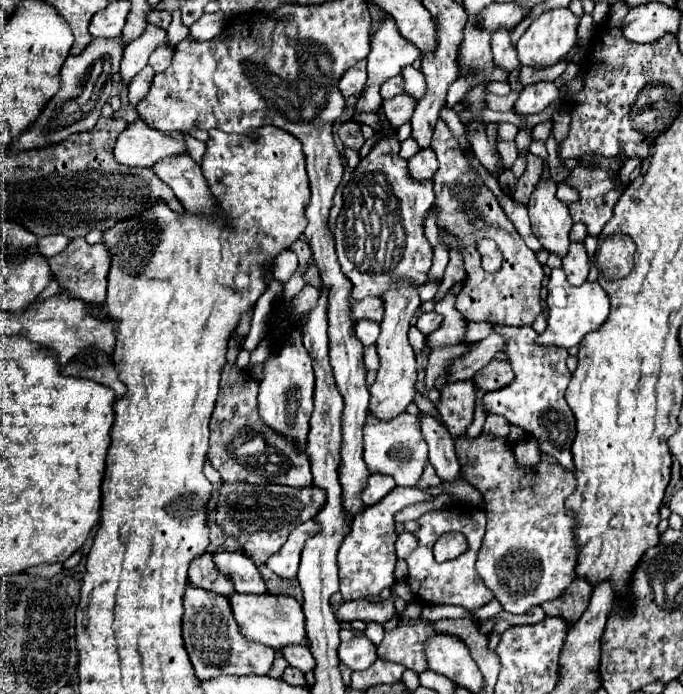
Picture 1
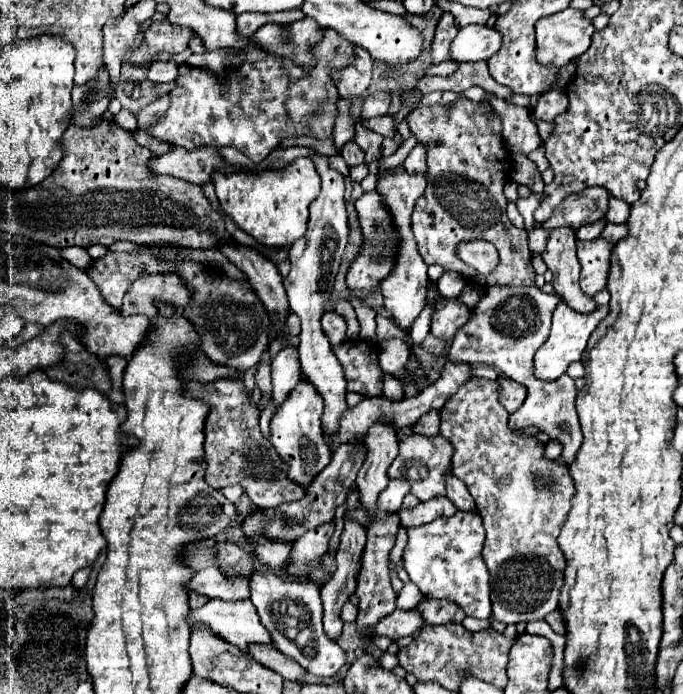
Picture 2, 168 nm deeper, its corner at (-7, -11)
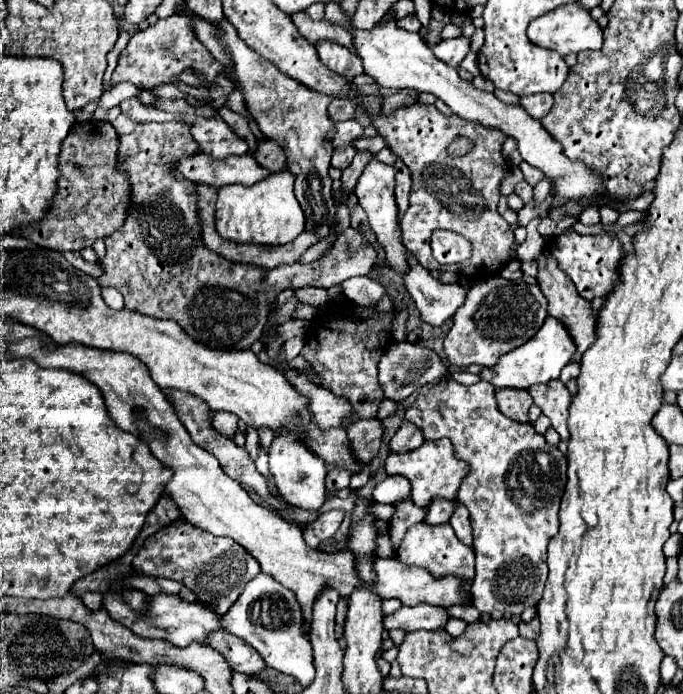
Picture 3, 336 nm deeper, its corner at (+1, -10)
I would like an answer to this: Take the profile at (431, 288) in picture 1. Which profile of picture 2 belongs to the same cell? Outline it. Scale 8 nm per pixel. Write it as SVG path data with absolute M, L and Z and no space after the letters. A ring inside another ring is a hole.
M453 271L451 273L443 273L441 279L437 281L437 287L439 287L441 295L447 297L447 299L457 297L465 289L465 285L467 285L465 277L459 275L459 273L453 273Z

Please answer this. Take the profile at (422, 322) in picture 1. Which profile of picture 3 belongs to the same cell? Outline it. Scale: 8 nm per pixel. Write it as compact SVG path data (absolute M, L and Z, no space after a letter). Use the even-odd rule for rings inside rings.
M409 254L409 266L411 270L405 276L405 286L421 312L423 322L441 326L465 302L469 288L463 284L441 284L423 266L417 266L413 254Z

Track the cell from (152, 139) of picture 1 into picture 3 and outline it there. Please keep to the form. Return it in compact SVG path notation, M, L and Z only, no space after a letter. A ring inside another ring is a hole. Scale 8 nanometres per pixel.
M199 152L193 156L183 156L177 162L177 170L195 184L207 184L215 188L227 184L253 186L255 182L269 176L269 170L261 168L249 154L231 156L227 160L215 160Z

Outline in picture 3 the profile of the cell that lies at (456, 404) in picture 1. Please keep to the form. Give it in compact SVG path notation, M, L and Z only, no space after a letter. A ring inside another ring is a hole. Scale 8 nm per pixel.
M405 422L401 424L401 428L395 432L395 436L391 438L391 452L407 452L407 450L415 450L425 442L423 434L419 434L419 428L413 422Z

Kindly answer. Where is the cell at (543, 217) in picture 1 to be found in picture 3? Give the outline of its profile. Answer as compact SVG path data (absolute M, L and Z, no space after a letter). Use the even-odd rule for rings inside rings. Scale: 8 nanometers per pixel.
M539 256L537 266L539 266L537 282L539 282L539 288L549 302L547 312L549 312L549 316L561 320L569 328L569 332L577 344L577 354L575 354L573 362L581 362L583 352L595 342L595 310L591 308L591 302L587 302L585 298L579 296L579 292L575 290L575 284L563 274L563 270L559 270L559 264L553 258Z

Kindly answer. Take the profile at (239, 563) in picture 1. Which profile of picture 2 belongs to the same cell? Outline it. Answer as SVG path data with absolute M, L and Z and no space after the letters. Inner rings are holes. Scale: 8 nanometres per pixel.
M207 567L195 573L185 583L185 589L189 593L201 593L205 597L219 597L225 601L249 597L249 583L231 583L231 579L223 579L223 575L219 575L217 567Z

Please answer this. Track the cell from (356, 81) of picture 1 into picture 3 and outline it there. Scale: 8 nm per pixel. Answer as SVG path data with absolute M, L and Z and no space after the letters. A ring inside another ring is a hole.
M319 42L317 44L319 60L333 72L347 80L353 80L355 76L363 74L361 58L357 52L349 50L347 46L341 46L337 42Z

